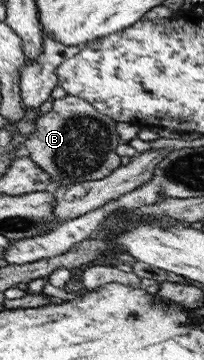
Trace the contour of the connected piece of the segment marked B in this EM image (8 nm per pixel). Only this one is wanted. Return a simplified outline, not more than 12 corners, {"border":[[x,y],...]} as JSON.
{"border":[[65,94],[37,116],[23,153],[53,189],[123,164],[115,121]]}

